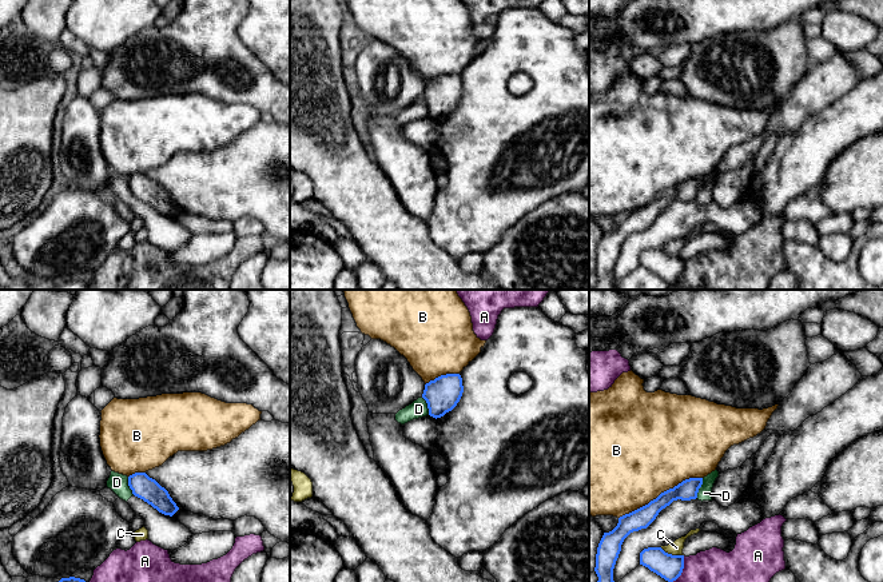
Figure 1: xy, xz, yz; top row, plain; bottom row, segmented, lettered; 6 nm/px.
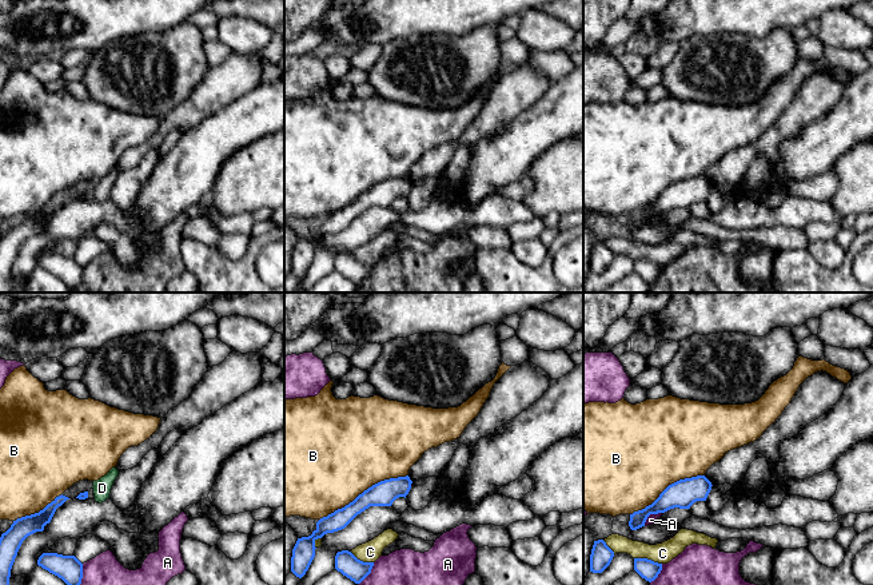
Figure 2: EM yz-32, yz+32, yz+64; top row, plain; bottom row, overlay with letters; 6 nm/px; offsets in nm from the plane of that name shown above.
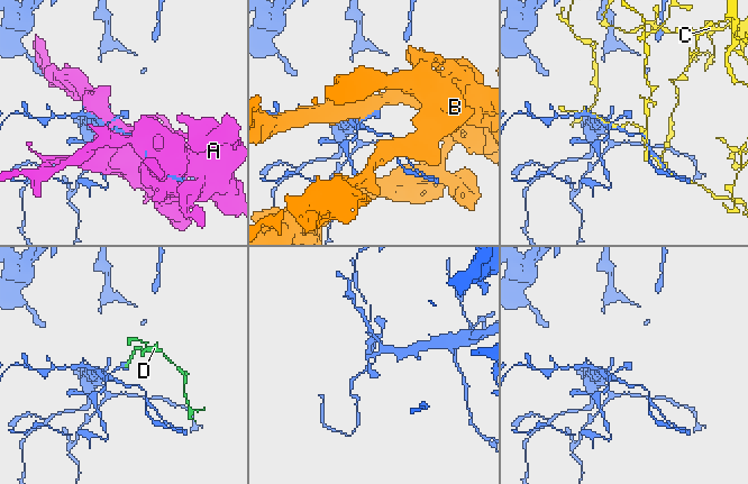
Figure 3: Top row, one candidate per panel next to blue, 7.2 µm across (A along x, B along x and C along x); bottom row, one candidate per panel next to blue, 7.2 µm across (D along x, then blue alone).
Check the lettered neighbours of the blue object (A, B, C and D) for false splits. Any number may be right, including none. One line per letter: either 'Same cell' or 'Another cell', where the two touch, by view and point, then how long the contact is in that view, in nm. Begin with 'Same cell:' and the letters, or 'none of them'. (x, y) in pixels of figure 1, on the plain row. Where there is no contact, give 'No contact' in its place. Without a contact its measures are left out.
Same cell: none of them
A: Another cell. Touches blue at yz (681, 271). Shared border 190 nm
B: Another cell. Touches blue at yz (661, 194). Shared border 550 nm
C: Another cell. Touches blue at yz (671, 255). Shared border 150 nm
D: Another cell. Touches blue at yz (700, 187). Shared border 130 nm

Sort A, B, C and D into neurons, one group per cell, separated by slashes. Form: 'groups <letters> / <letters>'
groups A / B / C / D

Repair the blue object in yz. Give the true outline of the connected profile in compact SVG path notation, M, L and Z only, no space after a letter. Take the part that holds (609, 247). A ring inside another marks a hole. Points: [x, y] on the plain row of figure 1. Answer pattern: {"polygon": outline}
{"polygon": "M703 179L685 180L673 190L661 194L648 206L620 218L617 227L612 232L604 234L598 244L594 268L598 282L589 290L614 290L613 270L624 240L633 232L647 230L656 220L659 214L673 202L696 200L701 186Z"}

